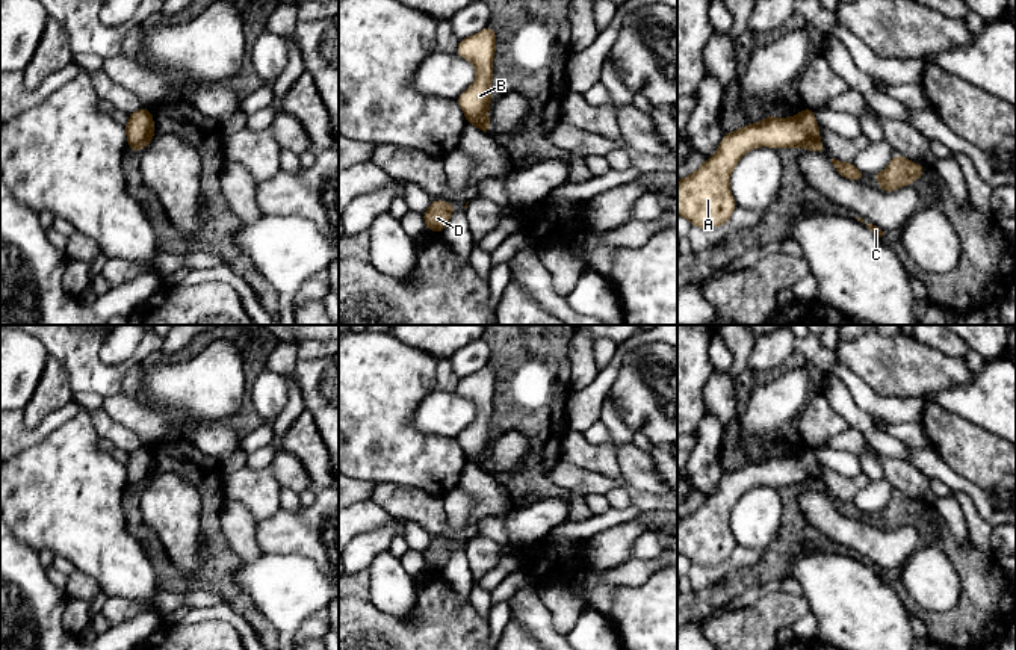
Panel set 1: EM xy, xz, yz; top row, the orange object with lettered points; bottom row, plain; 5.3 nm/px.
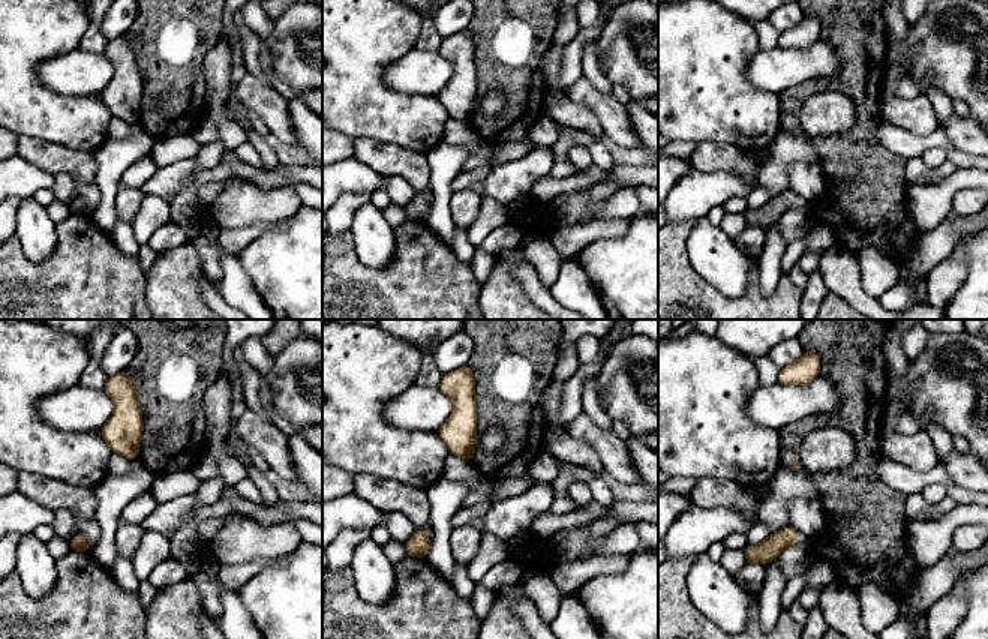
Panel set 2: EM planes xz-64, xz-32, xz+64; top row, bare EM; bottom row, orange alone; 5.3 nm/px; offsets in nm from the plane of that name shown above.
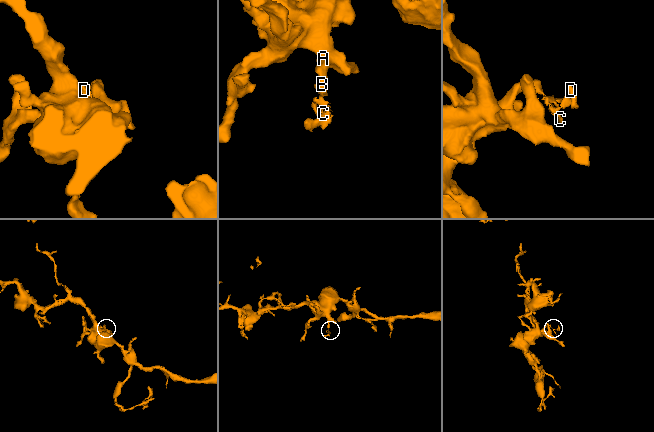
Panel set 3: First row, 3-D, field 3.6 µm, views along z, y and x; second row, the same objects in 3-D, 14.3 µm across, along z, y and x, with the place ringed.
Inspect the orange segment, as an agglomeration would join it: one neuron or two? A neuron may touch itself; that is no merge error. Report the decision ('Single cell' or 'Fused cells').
Fused cells

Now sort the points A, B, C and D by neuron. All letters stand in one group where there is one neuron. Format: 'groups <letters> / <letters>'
groups A B / C D

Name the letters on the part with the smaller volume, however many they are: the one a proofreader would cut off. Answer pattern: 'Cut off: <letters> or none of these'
Cut off: C, D

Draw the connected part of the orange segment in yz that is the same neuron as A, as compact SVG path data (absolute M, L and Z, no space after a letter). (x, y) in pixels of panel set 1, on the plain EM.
M803 447L792 457L774 457L767 455L757 463L747 463L741 469L724 473L717 491L703 500L703 503L683 518L677 518L677 553L685 555L691 564L698 567L712 567L724 564L736 543L733 540L729 520L733 506L738 499L750 488L757 485L771 487L804 487L809 479L815 479L819 475L821 467L816 463L813 447Z

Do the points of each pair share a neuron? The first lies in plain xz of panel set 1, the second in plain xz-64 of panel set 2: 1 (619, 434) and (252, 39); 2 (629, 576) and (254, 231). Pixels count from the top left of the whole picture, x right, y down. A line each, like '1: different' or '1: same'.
1: same
2: same

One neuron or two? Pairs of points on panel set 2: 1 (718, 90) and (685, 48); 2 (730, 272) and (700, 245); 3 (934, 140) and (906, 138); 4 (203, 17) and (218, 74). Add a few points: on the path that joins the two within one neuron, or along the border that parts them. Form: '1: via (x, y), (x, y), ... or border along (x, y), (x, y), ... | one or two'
1: via (708, 80), (687, 59) | one
2: via (723, 266), (708, 251) | one
3: via (927, 141), (913, 141) | one
4: border along (219, 41), (213, 47) | two

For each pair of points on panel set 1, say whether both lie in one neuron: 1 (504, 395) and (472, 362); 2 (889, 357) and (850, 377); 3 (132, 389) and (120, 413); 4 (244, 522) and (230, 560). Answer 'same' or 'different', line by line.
1: different
2: different
3: different
4: different

